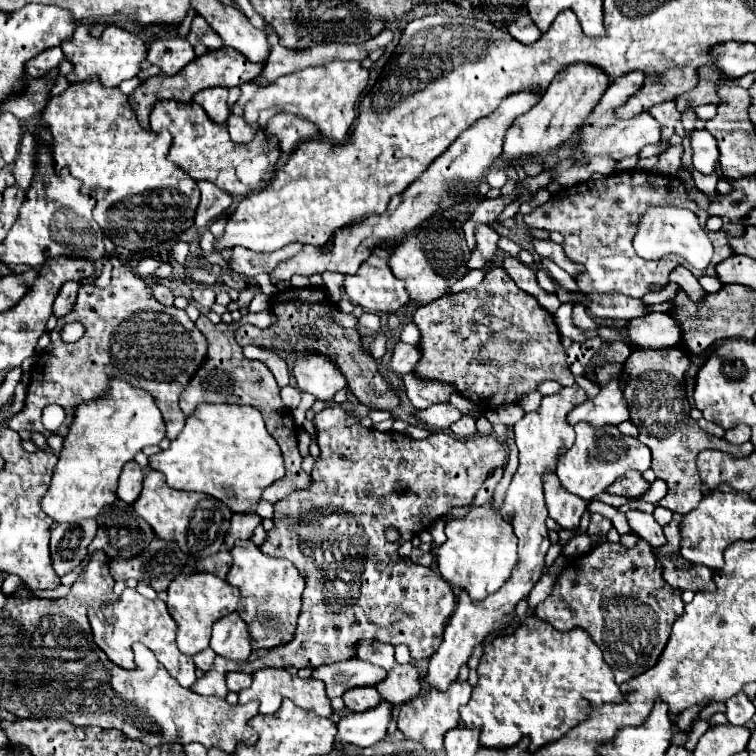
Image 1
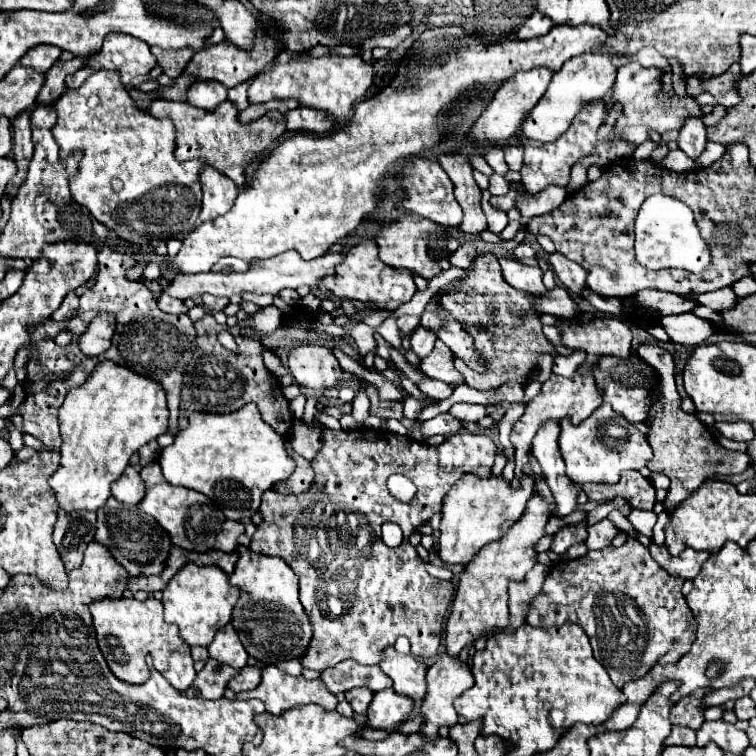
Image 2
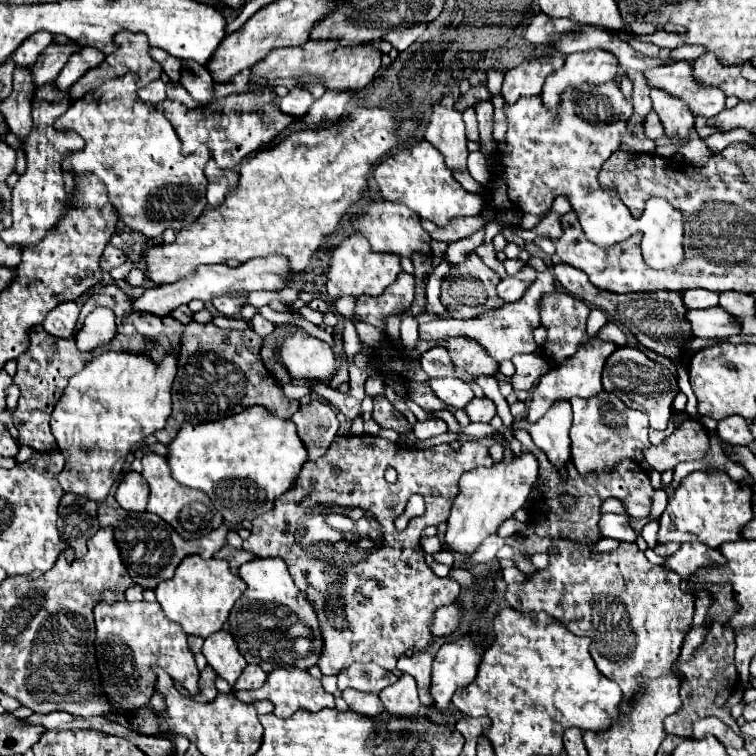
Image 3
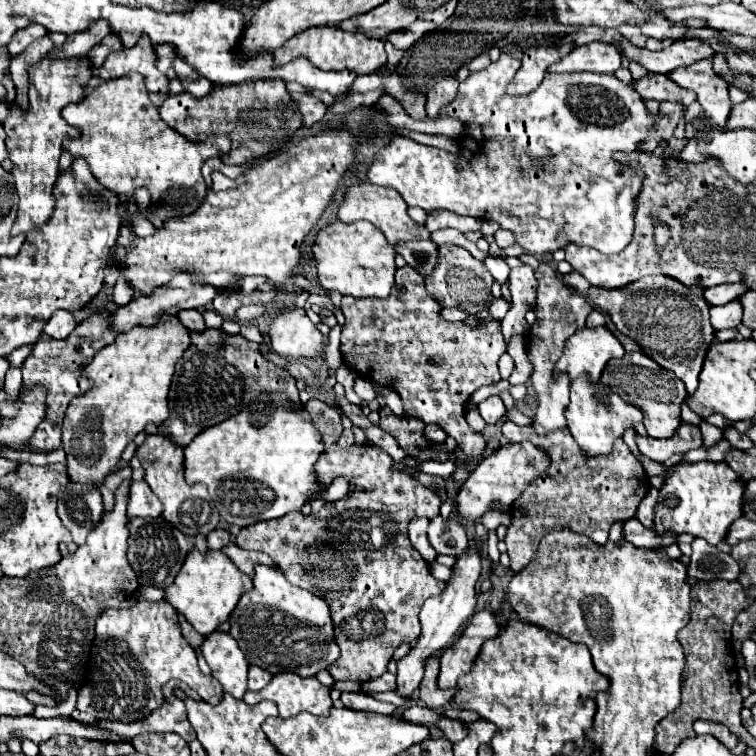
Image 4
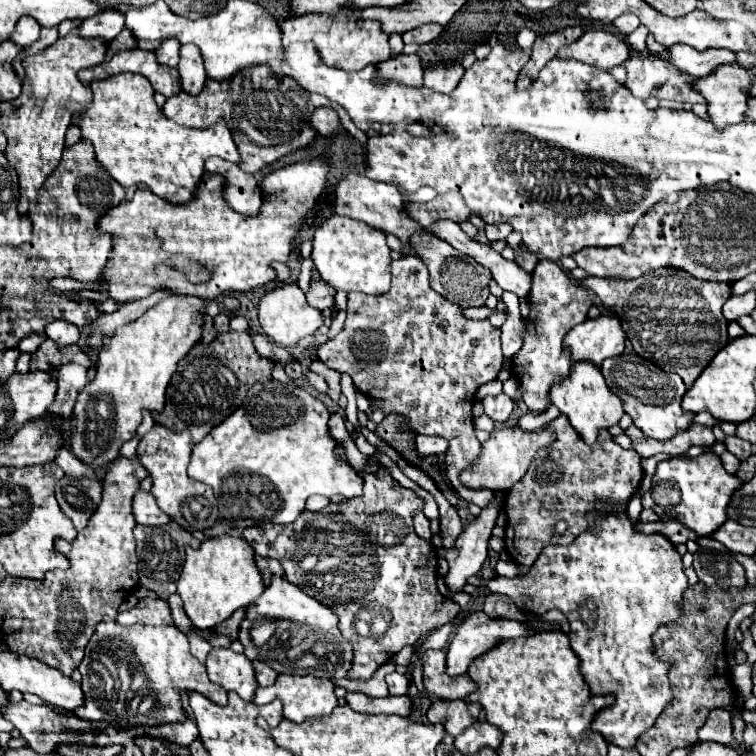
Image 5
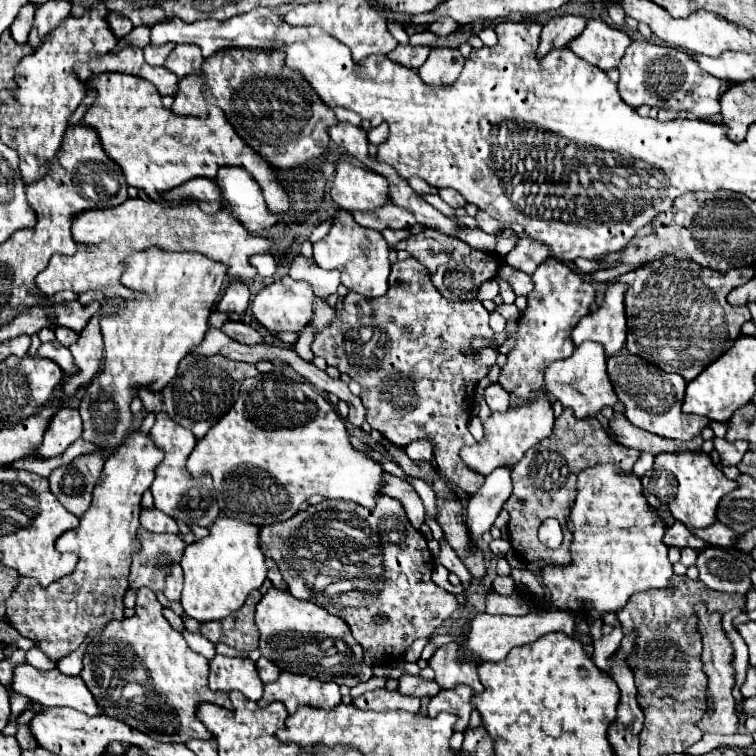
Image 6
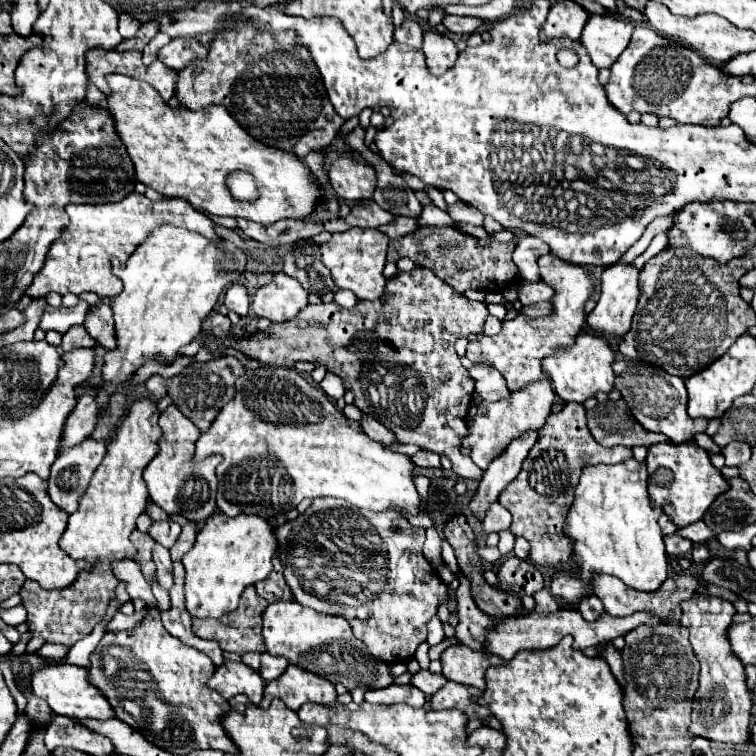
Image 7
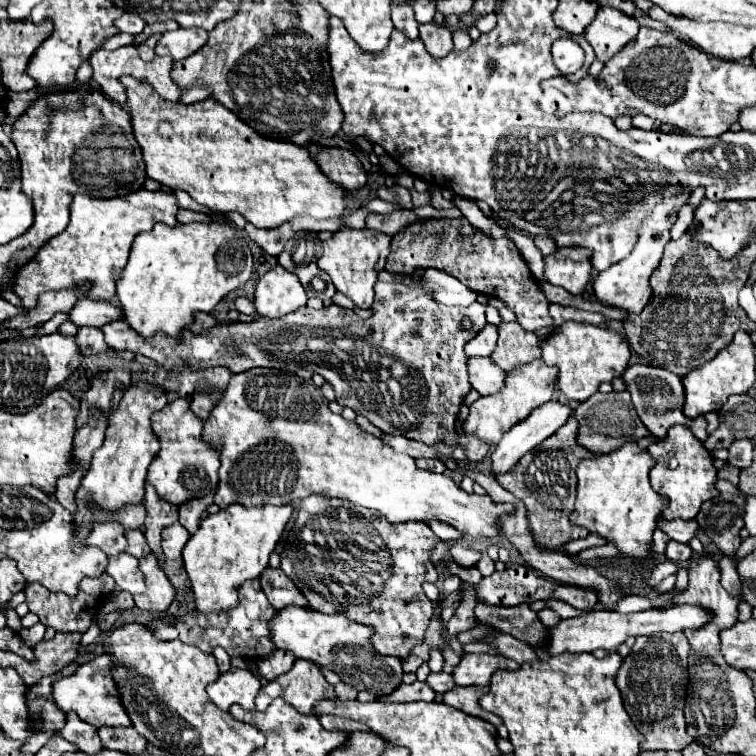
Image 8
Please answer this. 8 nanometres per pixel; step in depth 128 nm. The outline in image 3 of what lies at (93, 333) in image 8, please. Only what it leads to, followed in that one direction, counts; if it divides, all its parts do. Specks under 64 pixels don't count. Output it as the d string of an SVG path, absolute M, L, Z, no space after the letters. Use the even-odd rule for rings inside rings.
M60 304L60 308L54 308L48 314L48 320L44 320L44 330L56 338L68 338L78 322L78 306L76 304Z

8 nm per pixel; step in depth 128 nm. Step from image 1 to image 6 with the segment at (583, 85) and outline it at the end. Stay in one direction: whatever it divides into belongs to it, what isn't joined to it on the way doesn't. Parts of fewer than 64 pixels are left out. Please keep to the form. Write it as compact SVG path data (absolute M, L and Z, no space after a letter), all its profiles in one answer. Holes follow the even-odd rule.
M588 20L584 32L568 44L582 60L602 68L604 72L616 68L626 48L630 46L630 36L624 30L612 28L604 20Z

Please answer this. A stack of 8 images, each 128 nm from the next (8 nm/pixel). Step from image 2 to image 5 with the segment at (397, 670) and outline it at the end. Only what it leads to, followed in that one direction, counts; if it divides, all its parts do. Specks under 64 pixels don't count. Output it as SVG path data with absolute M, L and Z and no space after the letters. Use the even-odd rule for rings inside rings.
M426 650L424 654L424 688L432 698L466 698L478 686L468 680L468 674L448 676L446 674L446 650Z

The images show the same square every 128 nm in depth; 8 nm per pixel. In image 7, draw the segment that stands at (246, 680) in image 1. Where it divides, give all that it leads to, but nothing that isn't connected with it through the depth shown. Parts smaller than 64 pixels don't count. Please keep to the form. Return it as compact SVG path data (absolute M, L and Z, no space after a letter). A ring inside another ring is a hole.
M268 652L262 654L262 668L260 668L260 676L264 680L274 680L278 676L282 676L282 672L286 670L288 660L284 656L270 656Z

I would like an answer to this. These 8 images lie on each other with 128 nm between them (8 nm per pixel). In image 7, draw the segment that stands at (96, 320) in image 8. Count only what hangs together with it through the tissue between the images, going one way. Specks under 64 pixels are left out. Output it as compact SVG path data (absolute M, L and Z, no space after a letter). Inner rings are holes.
M80 300L74 308L52 308L46 306L44 316L40 320L40 328L42 330L58 330L58 332L66 332L72 326L82 326L86 312L90 310L90 304Z

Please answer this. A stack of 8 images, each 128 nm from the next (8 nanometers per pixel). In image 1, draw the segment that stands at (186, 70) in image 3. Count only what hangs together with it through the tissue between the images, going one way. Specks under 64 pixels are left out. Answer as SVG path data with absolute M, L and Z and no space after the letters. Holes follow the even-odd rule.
M226 88L200 90L200 92L196 92L196 96L192 100L196 104L200 104L206 110L206 114L218 124L224 124L230 116L228 106L226 106L226 100L228 100L228 90Z

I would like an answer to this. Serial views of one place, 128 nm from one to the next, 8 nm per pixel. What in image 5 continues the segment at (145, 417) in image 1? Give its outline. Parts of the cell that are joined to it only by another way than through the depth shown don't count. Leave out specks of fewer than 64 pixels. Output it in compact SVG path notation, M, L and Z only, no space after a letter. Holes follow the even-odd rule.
M168 296L160 300L156 306L148 308L140 318L132 320L126 326L114 330L112 336L104 338L104 346L98 356L96 378L78 394L72 420L70 420L70 446L72 454L84 464L92 464L96 468L106 468L112 460L120 456L120 446L136 434L138 424L142 422L142 410L160 412L164 408L166 386L176 372L178 362L190 352L190 348L202 338L204 324L204 306L206 300L198 296Z

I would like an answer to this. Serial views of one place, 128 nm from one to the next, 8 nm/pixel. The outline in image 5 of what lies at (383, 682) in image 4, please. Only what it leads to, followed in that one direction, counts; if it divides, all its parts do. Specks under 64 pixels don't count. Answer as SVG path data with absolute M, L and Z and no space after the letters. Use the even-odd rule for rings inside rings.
M398 672L388 674L388 676L386 676L386 684L388 684L392 696L404 696L404 694L408 694L408 688L410 688L408 678L404 678L404 676L398 674Z

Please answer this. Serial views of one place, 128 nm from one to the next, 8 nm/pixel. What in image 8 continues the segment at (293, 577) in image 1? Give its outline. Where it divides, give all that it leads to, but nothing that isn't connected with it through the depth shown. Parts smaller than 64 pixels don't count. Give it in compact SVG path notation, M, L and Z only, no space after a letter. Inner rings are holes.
M292 606L292 608L284 608L276 614L276 620L272 620L272 642L276 644L276 648L280 650L290 650L292 654L296 654L298 658L304 660L312 660L314 664L322 664L326 668L330 668L332 672L336 672L342 682L354 686L356 690L366 690L380 696L388 696L388 692L394 692L400 684L402 684L402 664L396 656L380 656L374 648L372 648L372 638L374 630L370 626L364 626L360 622L354 622L350 618L346 618L344 614L322 614L310 608L300 608L300 606Z

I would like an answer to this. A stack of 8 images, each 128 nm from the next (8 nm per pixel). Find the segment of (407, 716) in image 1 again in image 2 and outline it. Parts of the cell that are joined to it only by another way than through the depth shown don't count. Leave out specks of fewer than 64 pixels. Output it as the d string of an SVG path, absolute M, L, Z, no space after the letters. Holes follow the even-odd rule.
M442 652L440 656L438 656L438 660L428 668L428 676L426 676L426 680L428 680L428 694L426 694L426 698L424 698L424 702L422 702L422 716L426 718L426 724L424 724L424 728L420 730L424 736L428 736L430 740L434 740L434 738L438 738L438 728L440 726L454 726L456 724L456 710L454 710L454 706L452 706L452 702L454 702L454 698L458 698L464 690L468 690L468 688L472 688L472 684L474 684L474 676L472 676L472 672L470 672L470 666L466 664L466 662L462 662L462 660L458 660L458 658L452 658L452 656L448 656L446 652Z

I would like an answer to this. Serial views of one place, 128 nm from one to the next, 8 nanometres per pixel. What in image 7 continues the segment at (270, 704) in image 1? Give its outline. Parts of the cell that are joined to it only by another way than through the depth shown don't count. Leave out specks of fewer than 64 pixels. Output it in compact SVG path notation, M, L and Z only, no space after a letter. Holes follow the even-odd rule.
M290 664L280 678L268 682L260 708L268 708L274 698L280 698L290 710L298 710L306 702L334 704L336 690L334 684L326 678Z

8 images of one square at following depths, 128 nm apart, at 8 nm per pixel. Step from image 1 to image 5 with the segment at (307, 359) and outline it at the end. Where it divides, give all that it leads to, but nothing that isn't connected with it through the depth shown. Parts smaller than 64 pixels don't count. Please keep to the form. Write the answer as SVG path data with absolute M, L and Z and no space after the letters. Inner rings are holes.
M288 282L288 284L282 284L282 286L274 288L272 292L266 292L260 298L258 322L260 322L262 330L264 330L264 334L270 336L272 342L276 342L278 346L290 348L290 346L296 346L296 342L302 336L314 334L324 324L324 318L322 318L322 312L318 308L312 308L306 302L306 296L300 290L300 286L296 282Z

